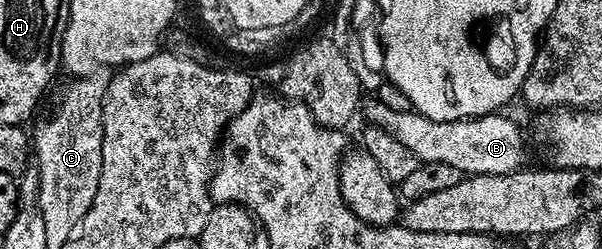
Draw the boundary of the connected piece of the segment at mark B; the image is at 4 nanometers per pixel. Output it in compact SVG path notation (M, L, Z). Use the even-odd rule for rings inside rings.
M376 99L366 100L363 105L363 117L369 120L370 126L387 131L403 143L411 155L415 155L418 162L447 163L455 167L463 175L503 175L513 173L516 169L522 168L525 157L525 141L521 138L521 129L509 117L501 117L500 112L488 113L482 117L475 117L467 121L436 121L425 117L416 111L391 111L391 107L385 106L382 101Z

